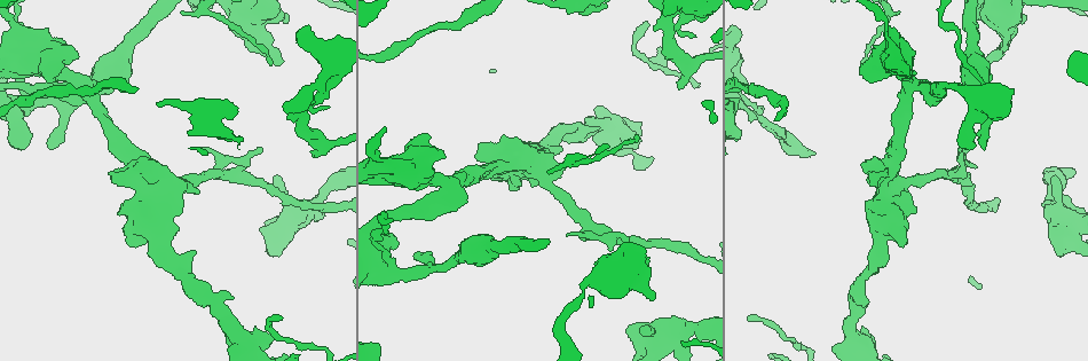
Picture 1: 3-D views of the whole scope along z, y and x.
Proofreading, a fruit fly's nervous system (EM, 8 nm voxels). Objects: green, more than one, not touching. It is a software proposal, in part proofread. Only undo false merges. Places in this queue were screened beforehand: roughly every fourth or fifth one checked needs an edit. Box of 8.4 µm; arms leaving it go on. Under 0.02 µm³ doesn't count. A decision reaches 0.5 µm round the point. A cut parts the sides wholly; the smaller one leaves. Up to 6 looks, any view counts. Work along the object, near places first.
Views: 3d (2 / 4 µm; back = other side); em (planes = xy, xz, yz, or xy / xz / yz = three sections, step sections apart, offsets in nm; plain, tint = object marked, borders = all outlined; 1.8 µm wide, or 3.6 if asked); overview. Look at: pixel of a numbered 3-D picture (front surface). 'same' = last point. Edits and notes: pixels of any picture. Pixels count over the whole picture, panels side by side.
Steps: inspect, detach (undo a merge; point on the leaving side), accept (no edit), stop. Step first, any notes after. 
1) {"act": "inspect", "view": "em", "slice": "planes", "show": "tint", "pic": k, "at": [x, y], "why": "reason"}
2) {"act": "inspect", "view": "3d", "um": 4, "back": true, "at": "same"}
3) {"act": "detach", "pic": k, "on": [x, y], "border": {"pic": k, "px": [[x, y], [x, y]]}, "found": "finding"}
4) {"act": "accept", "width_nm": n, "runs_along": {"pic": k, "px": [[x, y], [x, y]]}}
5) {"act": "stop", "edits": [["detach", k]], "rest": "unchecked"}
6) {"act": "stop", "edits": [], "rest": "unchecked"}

{"act": "inspect", "view": "em", "um": 3.6, "slice": "planes", "show": "borders", "pic": 1, "at": [388, 269], "why": "three-way junction"}

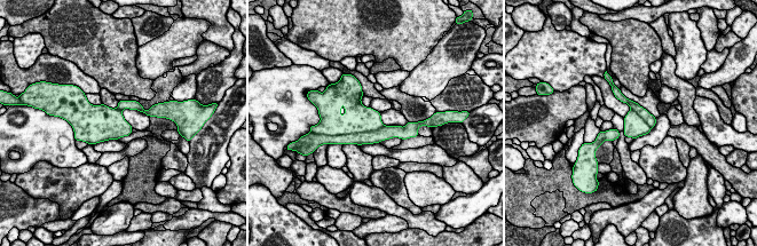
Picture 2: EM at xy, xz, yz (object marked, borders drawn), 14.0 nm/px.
{"act": "detach", "pic": 2, "on": [369, 137], "width_nm": 400, "found": "two neurons meet here"}

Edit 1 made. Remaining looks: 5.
{"act": "inspect", "view": "overview", "why": "see it whole again"}

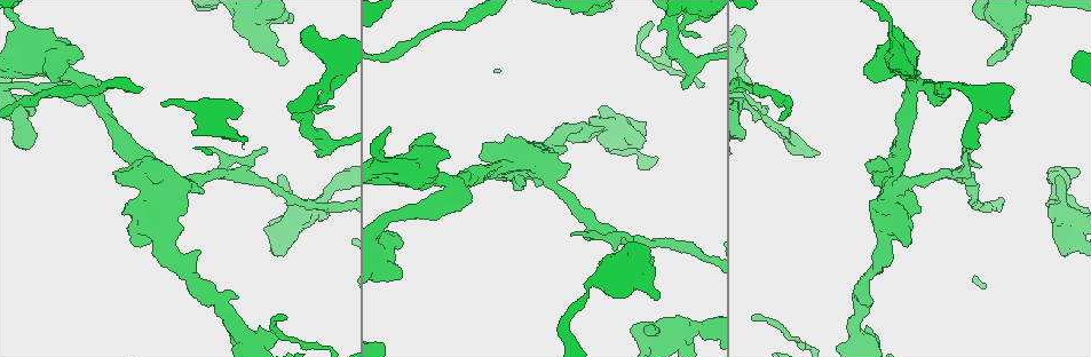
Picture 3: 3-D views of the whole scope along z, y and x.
{"act": "inspect", "view": "em", "slice": "planes", "show": "tint", "pic": 3, "at": [894, 163], "why": "three-way junction"}

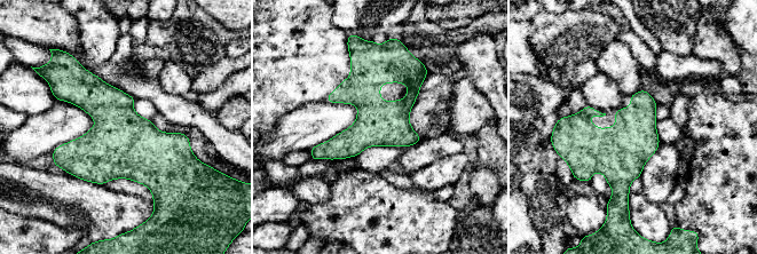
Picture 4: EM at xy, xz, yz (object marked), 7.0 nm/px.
{"act": "accept", "found": "one neuron here"}

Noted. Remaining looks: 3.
{"act": "inspect", "view": "em", "slice": "xz", "step": 4, "show": "borders", "pic": 3, "at": [762, 109], "why": "closes a loop"}

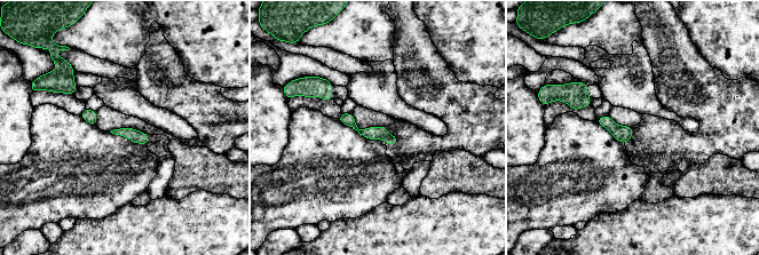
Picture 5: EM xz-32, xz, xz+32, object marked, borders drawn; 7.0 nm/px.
{"act": "accept", "width_nm": 90, "runs_along": {"pic": 5, "px": [[342, 117], [360, 132], [394, 140]]}, "found": "continuous, no second neuron"}

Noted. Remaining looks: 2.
{"act": "stop", "edits": [["detach", 2]], "rest": "unchecked"}

